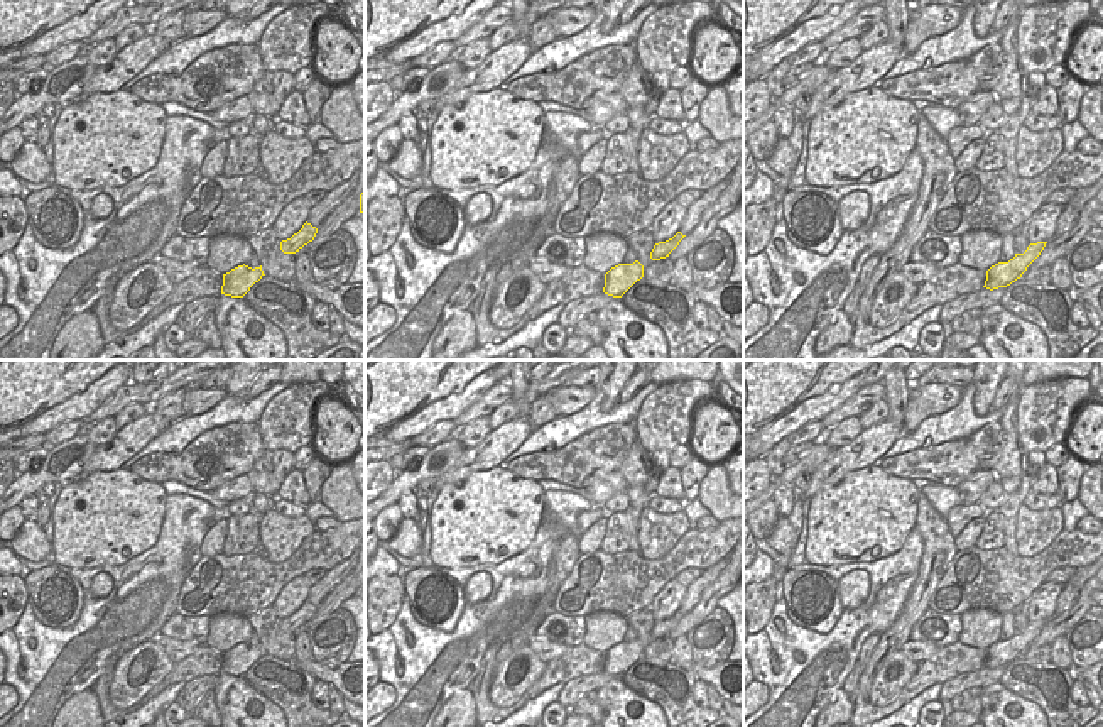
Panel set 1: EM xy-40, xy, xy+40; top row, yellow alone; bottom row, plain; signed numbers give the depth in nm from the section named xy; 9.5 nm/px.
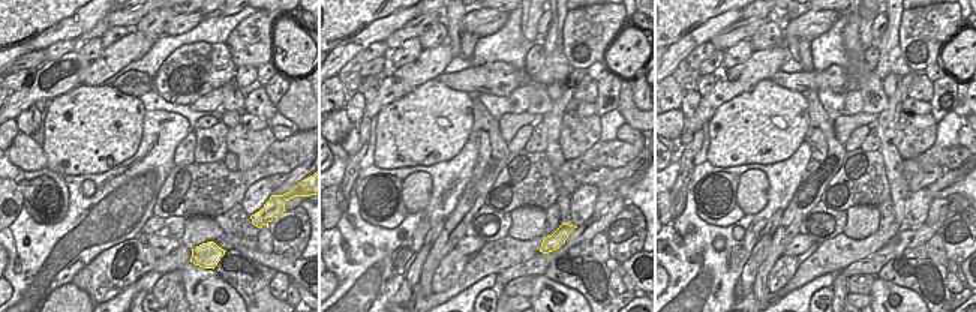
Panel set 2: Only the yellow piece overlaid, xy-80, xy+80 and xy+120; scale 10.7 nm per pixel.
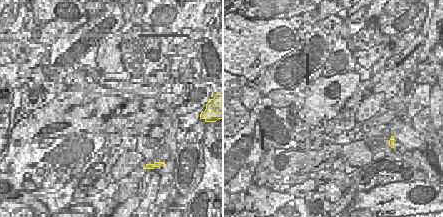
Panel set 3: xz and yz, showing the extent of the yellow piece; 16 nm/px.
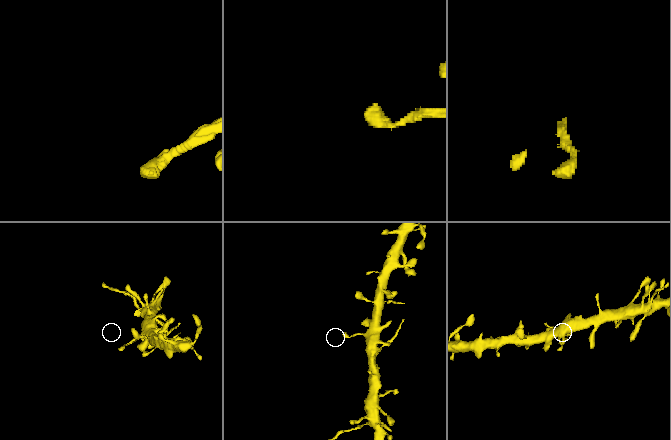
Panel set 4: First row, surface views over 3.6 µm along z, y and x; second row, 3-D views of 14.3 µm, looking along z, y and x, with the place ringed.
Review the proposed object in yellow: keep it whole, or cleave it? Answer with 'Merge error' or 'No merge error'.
No merge error

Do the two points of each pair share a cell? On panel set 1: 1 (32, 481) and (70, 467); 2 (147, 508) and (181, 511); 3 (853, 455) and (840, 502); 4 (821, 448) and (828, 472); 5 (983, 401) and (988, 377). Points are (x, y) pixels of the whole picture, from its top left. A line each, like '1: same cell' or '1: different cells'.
1: same cell
2: different cells
3: different cells
4: different cells
5: same cell

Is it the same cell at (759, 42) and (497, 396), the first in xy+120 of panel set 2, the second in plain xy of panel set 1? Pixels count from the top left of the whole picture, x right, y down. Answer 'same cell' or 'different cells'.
different cells

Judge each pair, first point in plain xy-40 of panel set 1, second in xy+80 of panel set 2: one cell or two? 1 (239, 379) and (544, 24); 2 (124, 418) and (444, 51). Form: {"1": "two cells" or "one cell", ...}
{"1": "two cells", "2": "two cells"}

